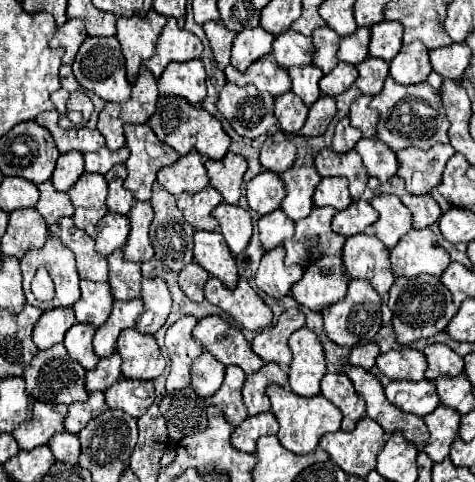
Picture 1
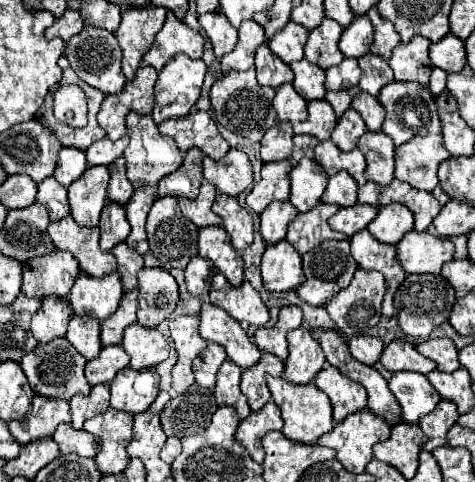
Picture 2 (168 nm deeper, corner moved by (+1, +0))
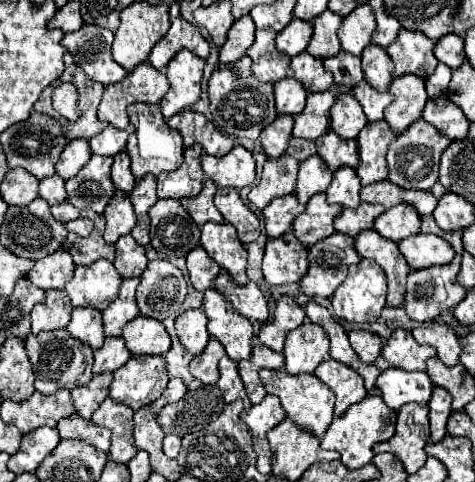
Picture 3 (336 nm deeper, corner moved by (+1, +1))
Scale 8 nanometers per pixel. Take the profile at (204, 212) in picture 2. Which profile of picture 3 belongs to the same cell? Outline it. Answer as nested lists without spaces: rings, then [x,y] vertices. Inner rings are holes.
[[[207,179],[203,183],[203,189],[197,197],[191,197],[191,199],[183,199],[181,205],[183,209],[191,215],[191,219],[201,227],[203,223],[207,221],[213,221],[213,223],[223,223],[223,217],[219,213],[219,209],[213,205],[213,195],[215,195],[215,183],[211,179]]]

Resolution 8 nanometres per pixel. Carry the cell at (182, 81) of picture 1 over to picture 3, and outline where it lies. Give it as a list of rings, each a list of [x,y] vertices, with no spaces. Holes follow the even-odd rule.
[[[181,49],[167,65],[169,91],[161,101],[161,113],[165,119],[187,109],[199,101],[201,79],[203,79],[205,61],[195,57],[191,51]]]

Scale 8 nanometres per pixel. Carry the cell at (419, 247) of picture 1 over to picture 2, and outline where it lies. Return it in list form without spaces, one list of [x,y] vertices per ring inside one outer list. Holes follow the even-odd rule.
[[[411,230],[397,244],[397,258],[407,274],[439,274],[441,266],[453,260],[455,246],[449,238],[439,238],[429,232]]]

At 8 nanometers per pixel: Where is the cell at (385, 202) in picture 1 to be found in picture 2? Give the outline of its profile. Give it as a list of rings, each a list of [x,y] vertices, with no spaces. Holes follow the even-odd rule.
[[[389,204],[381,206],[375,222],[371,222],[369,232],[385,244],[397,244],[407,232],[413,230],[413,214],[403,204]]]

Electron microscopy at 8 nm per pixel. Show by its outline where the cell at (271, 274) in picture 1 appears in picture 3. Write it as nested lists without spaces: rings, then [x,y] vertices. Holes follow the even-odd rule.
[[[287,231],[279,239],[269,239],[263,255],[263,275],[271,285],[299,283],[307,273],[307,249]]]

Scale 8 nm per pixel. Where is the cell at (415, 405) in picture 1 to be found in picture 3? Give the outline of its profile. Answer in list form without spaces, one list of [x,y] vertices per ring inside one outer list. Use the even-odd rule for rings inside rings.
[[[389,367],[377,379],[377,387],[381,391],[383,401],[393,411],[399,411],[405,403],[419,403],[427,405],[431,401],[433,383],[427,373],[423,371],[403,371]]]

